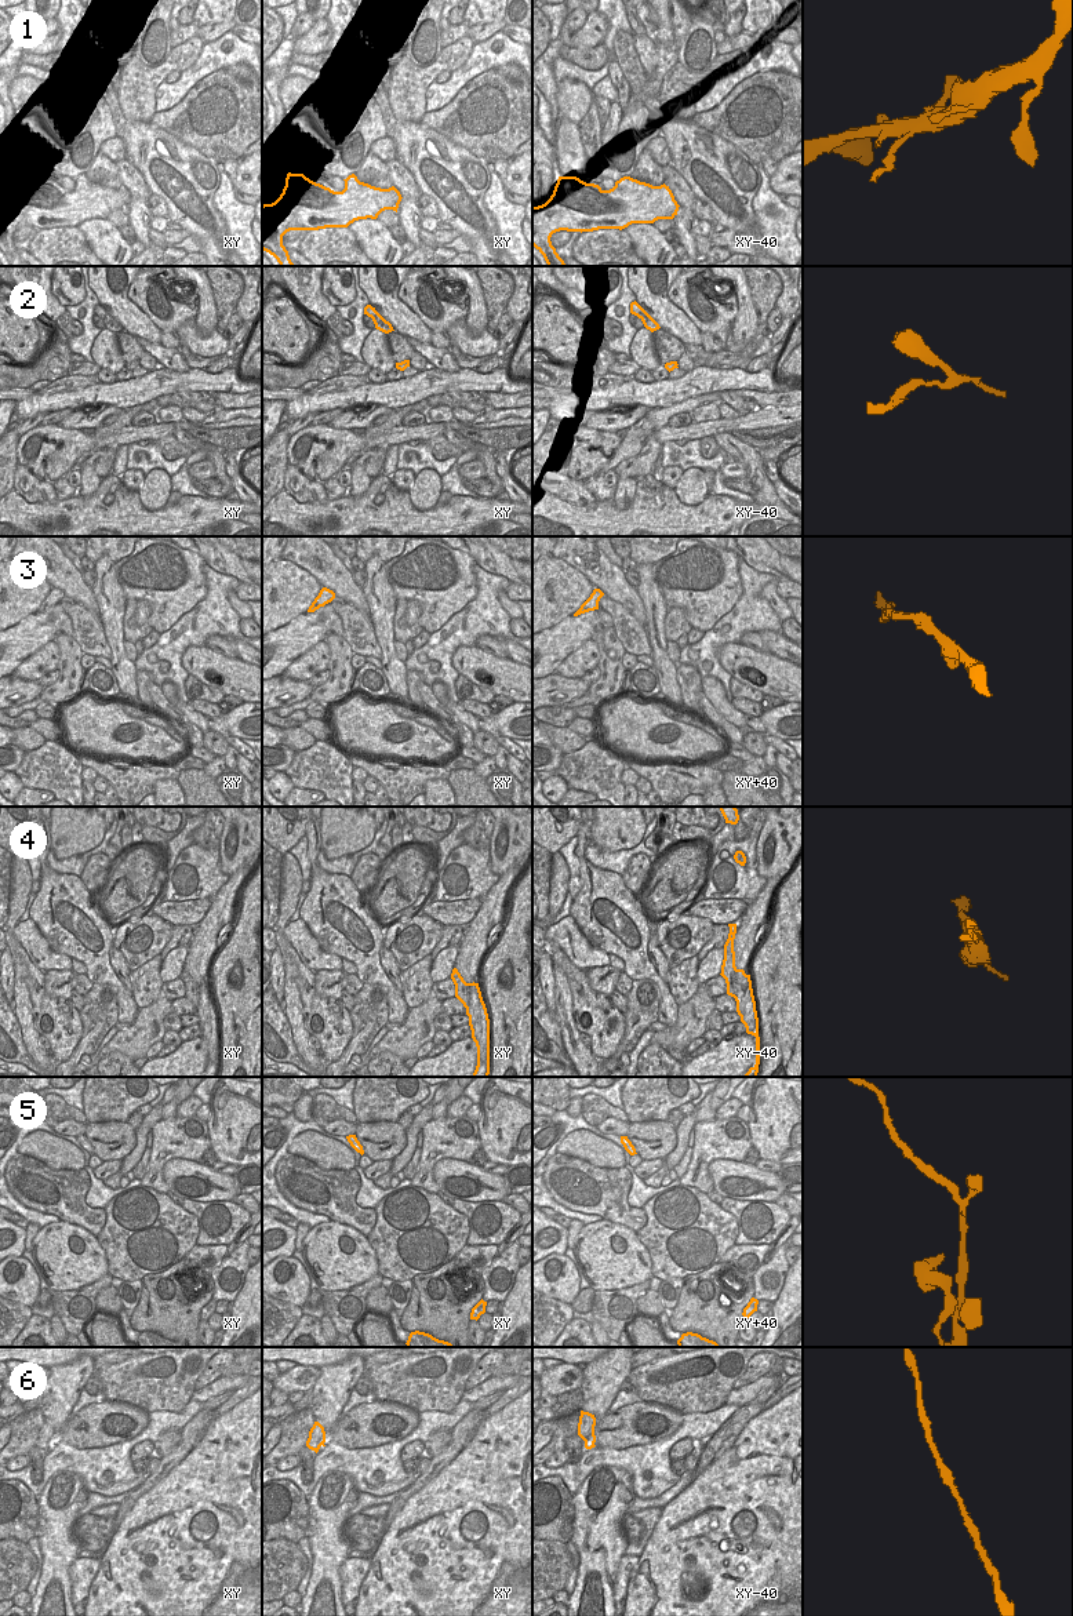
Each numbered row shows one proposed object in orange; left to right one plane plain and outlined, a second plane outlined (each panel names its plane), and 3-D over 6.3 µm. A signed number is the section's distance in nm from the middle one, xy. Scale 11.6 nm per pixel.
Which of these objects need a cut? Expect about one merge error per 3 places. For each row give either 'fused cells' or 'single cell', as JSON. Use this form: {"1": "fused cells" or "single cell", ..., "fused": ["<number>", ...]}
{"1": "single cell", "2": "single cell", "3": "single cell", "4": "fused cells", "5": "single cell", "6": "single cell", "fused": ["4"]}

